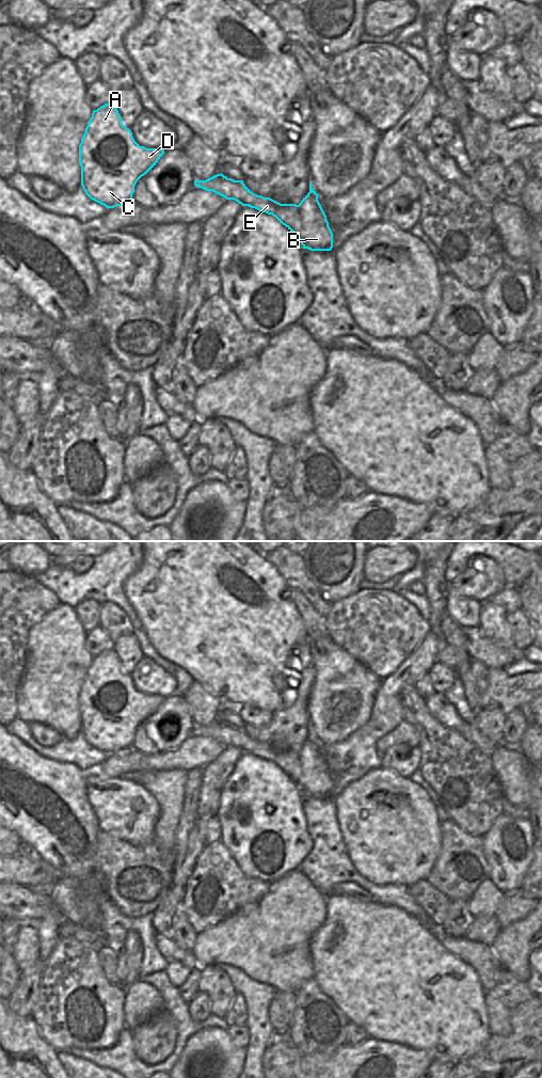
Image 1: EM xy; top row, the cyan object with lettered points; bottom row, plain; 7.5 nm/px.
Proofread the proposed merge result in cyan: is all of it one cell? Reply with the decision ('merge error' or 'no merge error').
no merge error

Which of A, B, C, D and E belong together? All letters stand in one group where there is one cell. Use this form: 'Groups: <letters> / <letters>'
Groups: A B C D E.

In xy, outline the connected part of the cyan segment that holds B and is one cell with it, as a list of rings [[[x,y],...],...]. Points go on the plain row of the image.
[[[222,719],[206,727],[194,727],[194,731],[226,746],[234,746],[242,752],[272,761],[299,786],[303,795],[331,797],[333,794],[333,779],[310,728],[309,739],[299,751],[281,750],[270,744],[257,742],[243,727],[227,725]]]

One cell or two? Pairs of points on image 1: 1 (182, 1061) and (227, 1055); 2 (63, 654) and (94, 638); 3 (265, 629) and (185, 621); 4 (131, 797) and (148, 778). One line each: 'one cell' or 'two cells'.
1: one cell
2: two cells
3: one cell
4: two cells

